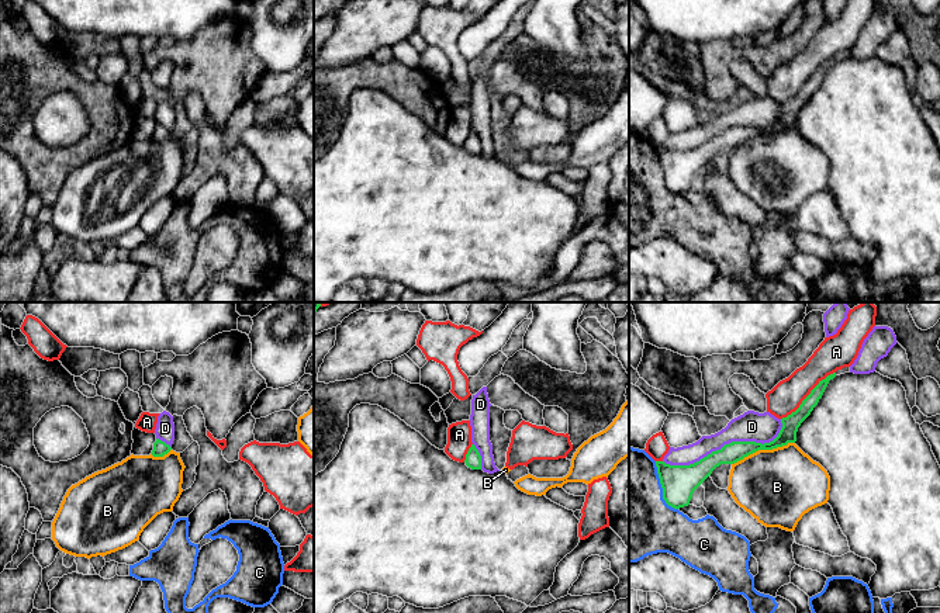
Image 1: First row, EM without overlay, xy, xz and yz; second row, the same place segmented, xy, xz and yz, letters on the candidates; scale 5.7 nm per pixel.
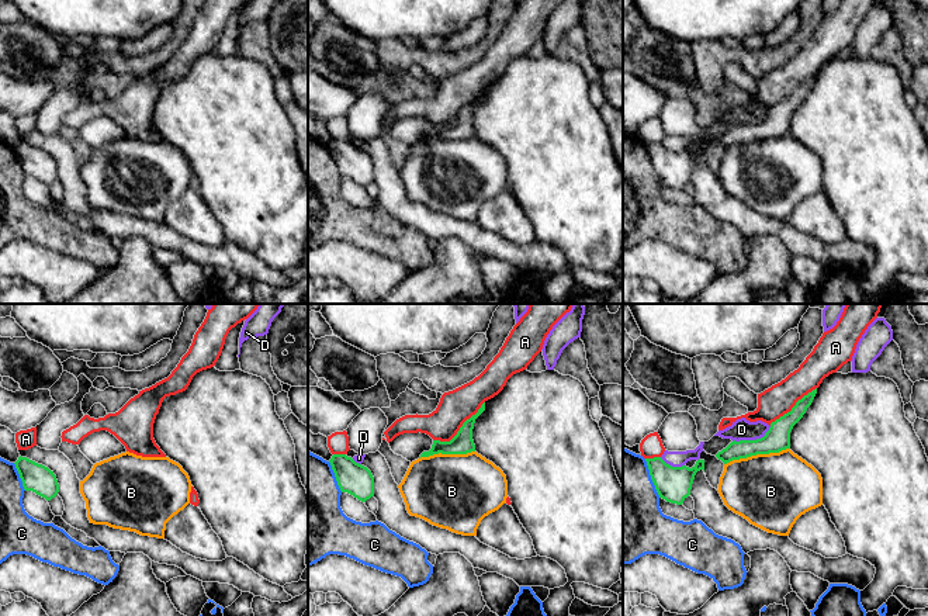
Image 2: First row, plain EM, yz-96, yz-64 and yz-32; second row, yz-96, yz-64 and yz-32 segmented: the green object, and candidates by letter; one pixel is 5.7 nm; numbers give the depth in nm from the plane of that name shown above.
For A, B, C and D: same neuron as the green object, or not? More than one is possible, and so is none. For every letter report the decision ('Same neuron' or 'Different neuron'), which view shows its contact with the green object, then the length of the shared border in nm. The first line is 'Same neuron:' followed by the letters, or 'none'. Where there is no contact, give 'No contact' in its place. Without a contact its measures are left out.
Same neuron: D
A: Different neuron. Touches green in yz. Shared border 420 nm
B: Different neuron. Touches green in yz. Shared border 380 nm
C: Different neuron. Touches green in yz. Shared border 300 nm
D: Same neuron. Touches green in yz. Shared border 700 nm

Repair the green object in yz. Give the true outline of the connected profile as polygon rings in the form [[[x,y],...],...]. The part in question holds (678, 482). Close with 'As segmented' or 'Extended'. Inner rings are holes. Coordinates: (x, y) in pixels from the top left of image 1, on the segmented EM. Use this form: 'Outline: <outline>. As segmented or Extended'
Outline: [[[836,373],[819,381],[819,384],[802,401],[799,408],[781,419],[782,427],[778,436],[770,443],[732,441],[690,465],[670,465],[664,461],[656,461],[666,503],[674,509],[688,506],[694,491],[720,464],[735,464],[758,450],[773,450],[787,446],[788,443],[795,443],[798,427],[811,415],[822,398],[829,381],[834,377]]]. As segmented

